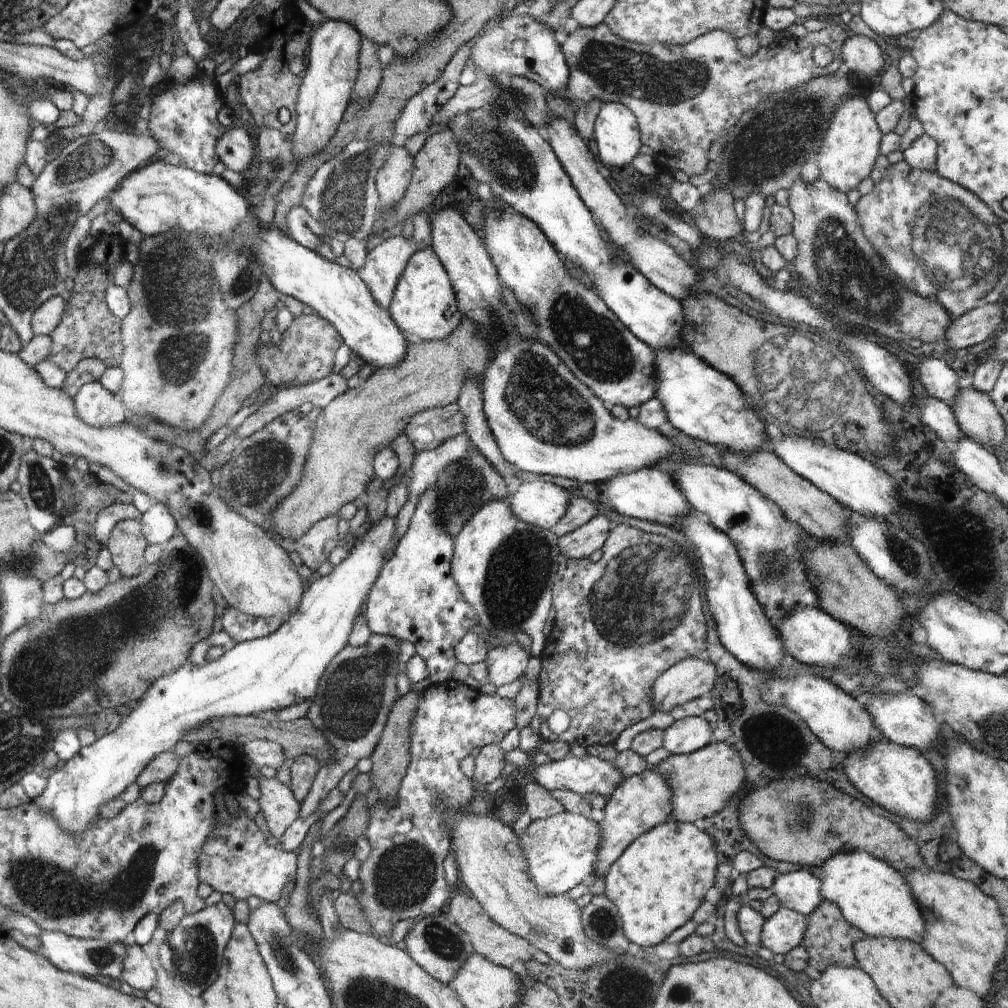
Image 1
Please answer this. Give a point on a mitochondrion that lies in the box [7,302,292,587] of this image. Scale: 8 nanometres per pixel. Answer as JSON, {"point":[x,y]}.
{"point":[42,490]}

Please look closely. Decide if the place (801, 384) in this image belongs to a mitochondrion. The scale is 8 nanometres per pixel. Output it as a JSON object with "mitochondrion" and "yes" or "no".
{"mitochondrion":"yes"}

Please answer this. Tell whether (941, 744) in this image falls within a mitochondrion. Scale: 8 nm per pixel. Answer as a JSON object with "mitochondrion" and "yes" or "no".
{"mitochondrion":"no"}

